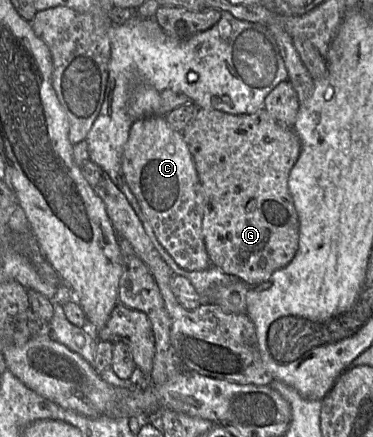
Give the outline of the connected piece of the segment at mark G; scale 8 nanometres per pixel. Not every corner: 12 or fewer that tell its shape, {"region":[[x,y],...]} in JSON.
{"region":[[197,108],[182,134],[211,264],[258,286],[298,250],[292,127]]}

